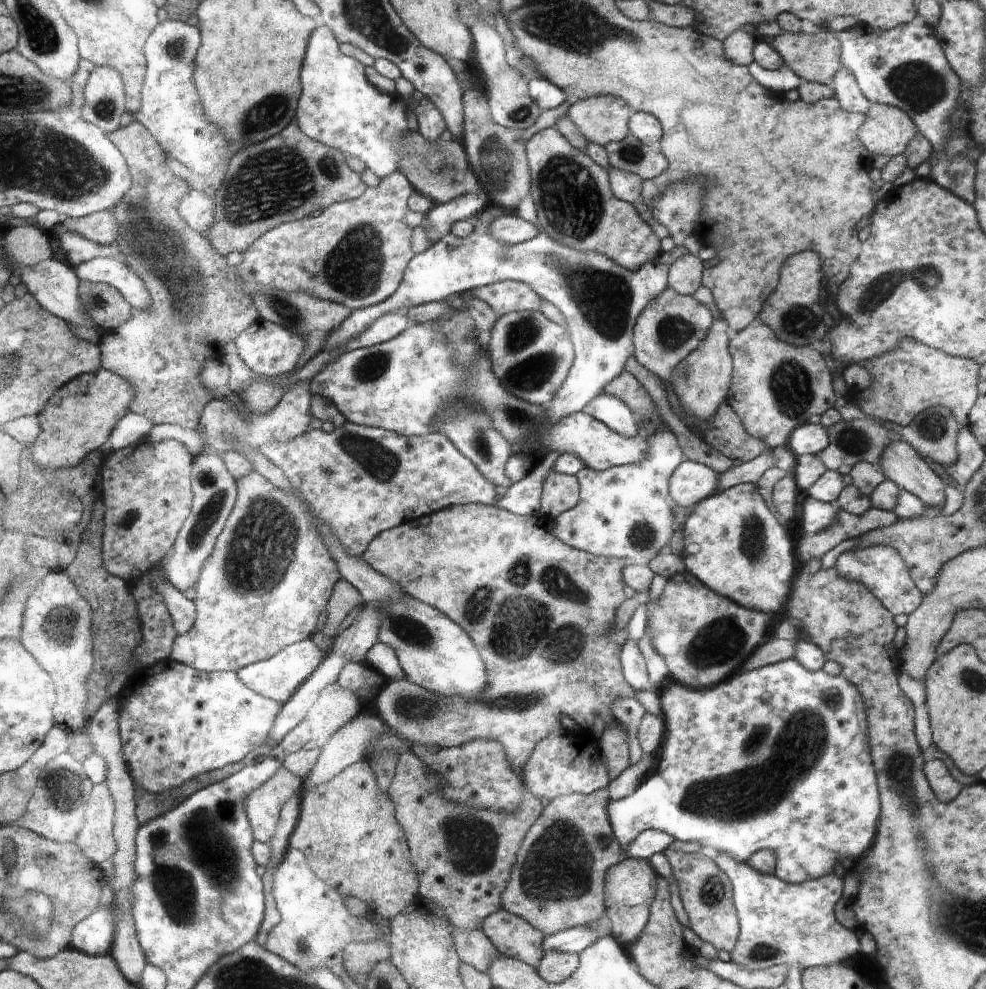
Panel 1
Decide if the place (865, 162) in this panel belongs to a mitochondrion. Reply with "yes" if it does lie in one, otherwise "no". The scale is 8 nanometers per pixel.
no

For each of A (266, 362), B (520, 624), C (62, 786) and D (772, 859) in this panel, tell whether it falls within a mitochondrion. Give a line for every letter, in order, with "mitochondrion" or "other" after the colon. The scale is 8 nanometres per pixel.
A: other
B: mitochondrion
C: mitochondrion
D: other

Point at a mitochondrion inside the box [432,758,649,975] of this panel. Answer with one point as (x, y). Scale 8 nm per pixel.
(559, 865)

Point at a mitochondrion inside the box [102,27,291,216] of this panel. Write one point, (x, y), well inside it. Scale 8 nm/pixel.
(176, 50)

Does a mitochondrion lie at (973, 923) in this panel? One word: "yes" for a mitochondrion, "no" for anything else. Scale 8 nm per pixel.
yes

